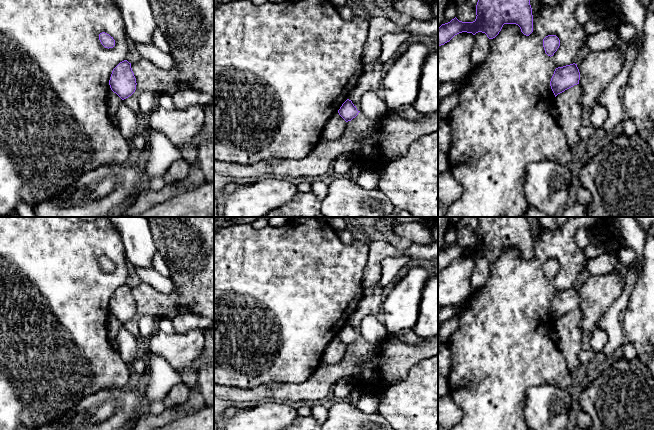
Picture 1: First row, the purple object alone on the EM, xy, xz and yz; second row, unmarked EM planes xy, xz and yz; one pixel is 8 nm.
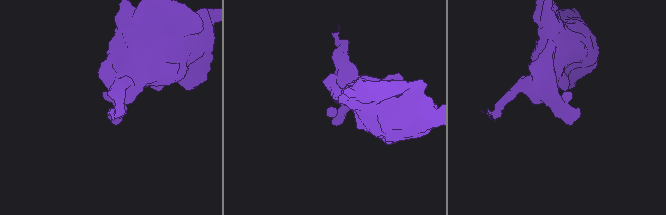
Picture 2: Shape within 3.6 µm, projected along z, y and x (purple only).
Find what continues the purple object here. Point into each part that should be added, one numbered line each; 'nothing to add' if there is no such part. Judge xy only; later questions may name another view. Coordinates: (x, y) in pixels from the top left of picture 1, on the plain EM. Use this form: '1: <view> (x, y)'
nothing to add

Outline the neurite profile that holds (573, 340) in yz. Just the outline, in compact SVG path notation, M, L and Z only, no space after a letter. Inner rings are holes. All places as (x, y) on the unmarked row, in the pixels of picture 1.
M577 308L555 321L555 328L560 338L559 349L570 372L582 365L579 361L579 354L587 345L587 337L581 329L582 318L582 312Z

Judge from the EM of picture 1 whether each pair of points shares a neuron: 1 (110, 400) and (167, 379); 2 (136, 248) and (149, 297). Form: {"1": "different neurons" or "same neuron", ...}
{"1": "same neuron", "2": "different neurons"}

